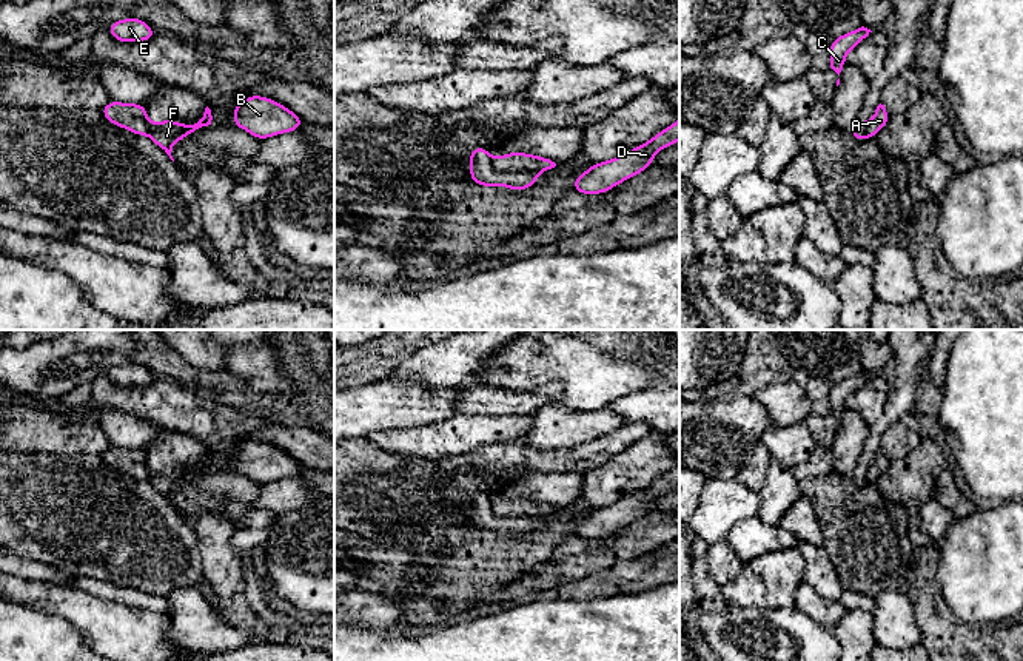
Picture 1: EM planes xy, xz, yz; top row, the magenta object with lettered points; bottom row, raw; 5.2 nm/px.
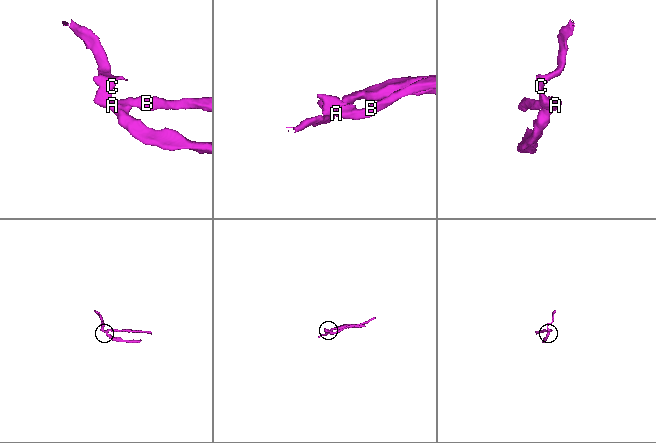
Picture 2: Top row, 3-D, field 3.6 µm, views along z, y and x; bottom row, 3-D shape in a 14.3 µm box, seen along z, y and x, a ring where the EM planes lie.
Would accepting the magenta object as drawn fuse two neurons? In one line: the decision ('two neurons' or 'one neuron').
two neurons

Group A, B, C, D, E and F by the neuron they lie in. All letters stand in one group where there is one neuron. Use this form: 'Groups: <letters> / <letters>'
Groups: A B C D E / F

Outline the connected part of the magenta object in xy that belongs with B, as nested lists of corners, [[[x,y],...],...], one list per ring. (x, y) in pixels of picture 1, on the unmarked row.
[[[251,439],[233,455],[233,468],[259,485],[297,476],[304,465],[273,444]]]

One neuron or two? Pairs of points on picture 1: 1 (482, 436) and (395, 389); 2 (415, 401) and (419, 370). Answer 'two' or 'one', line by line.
1: two
2: two

